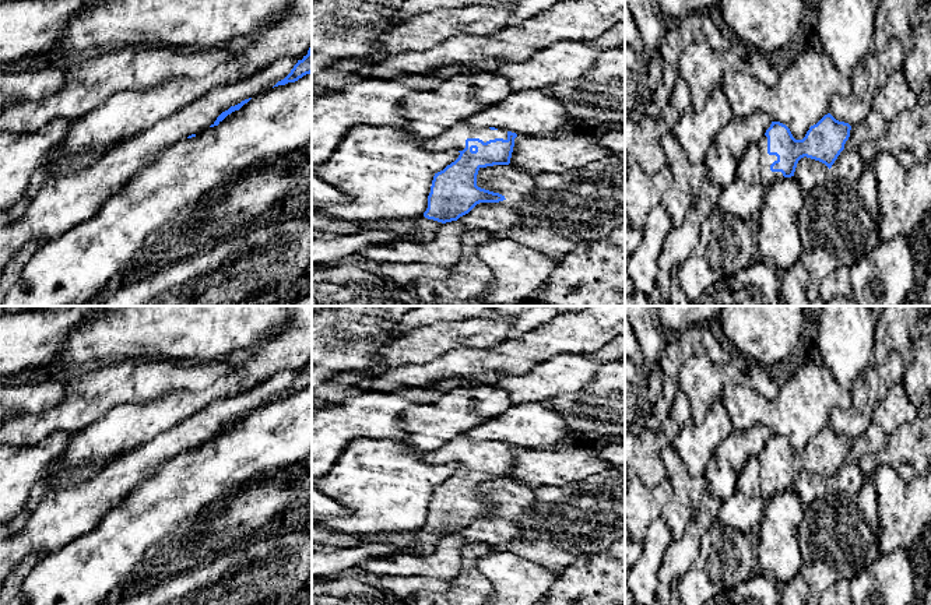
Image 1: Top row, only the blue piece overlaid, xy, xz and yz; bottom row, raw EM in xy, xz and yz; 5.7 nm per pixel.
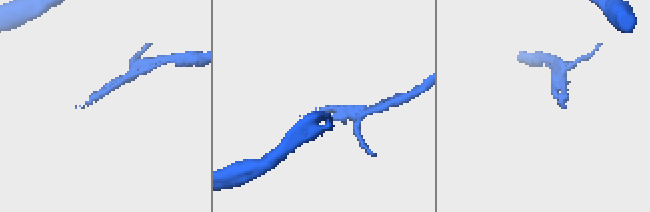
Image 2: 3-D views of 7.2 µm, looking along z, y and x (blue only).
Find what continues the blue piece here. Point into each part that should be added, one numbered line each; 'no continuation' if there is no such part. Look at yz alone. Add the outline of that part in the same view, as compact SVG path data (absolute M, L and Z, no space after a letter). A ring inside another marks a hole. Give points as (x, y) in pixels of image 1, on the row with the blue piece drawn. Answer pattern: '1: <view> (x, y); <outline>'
1: yz (768, 176); M765 136L758 143L758 148L760 151L760 175L762 175L762 183L763 187L769 187L776 179L783 179L781 172L772 172L770 165L777 161L776 155L767 154L767 137Z

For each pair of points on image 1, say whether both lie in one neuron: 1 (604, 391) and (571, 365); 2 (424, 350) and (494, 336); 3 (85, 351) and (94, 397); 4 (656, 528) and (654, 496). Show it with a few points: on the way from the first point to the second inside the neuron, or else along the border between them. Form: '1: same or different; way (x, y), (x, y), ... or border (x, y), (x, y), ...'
1: different; border (610, 361), (583, 387), (575, 393), (561, 394)
2: same; way (441, 337), (449, 334), (477, 336)
3: different; border (120, 361), (91, 365), (88, 368)
4: different; border (660, 516), (649, 526), (642, 541)

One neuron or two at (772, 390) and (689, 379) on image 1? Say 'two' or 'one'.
one

